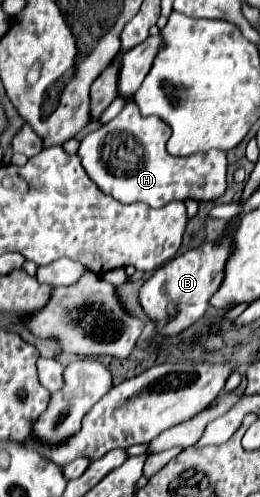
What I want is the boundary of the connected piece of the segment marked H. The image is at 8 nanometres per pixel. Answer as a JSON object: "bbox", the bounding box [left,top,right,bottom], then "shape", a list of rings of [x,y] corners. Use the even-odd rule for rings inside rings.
{"bbox":[79,100,227,208],"shape":[[[129,100],[111,122],[81,140],[79,158],[97,188],[123,204],[145,202],[151,208],[161,208],[169,202],[185,202],[189,198],[197,202],[219,200],[227,188],[225,154],[221,150],[209,150],[205,154],[175,158],[165,150],[167,140],[169,126],[157,116],[143,118],[137,104]]]}

